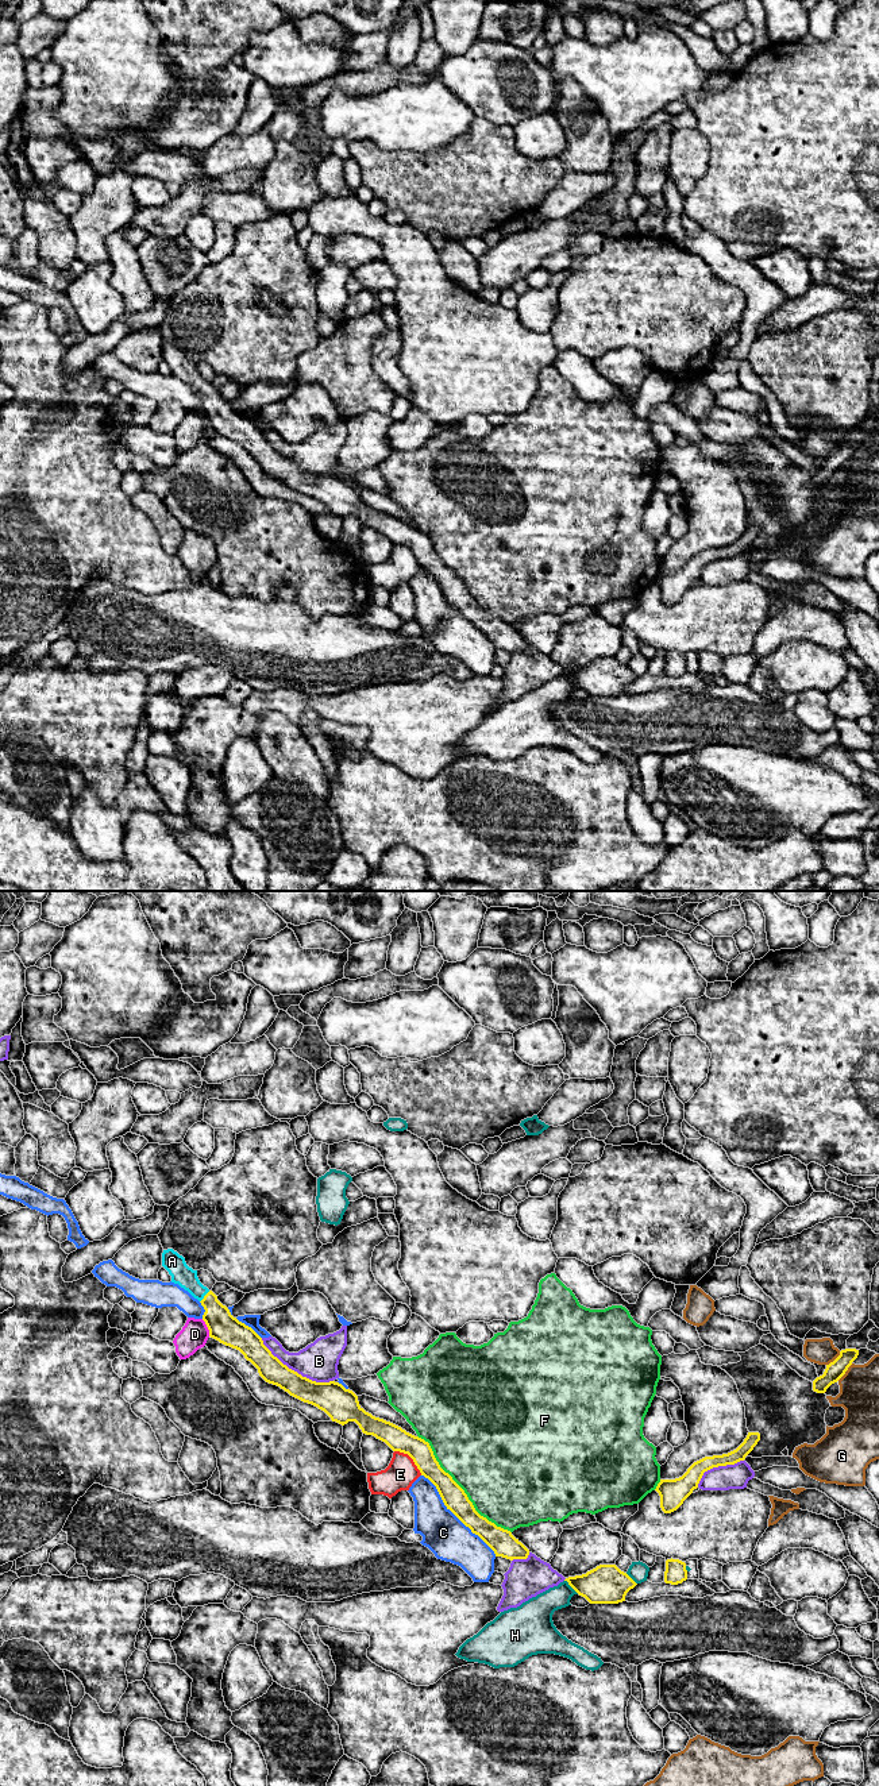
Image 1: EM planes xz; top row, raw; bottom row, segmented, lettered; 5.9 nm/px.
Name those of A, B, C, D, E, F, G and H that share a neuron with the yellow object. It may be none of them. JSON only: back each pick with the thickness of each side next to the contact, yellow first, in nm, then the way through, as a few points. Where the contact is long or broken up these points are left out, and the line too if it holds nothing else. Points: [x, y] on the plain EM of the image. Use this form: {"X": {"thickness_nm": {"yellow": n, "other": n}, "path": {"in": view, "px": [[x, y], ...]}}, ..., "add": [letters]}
{"A": {"thickness_nm": {"yellow": 170, "other": 120}, "path": {"in": "xz", "px": [[226, 421], [204, 389], [181, 366]]}}, "add": ["A"]}

